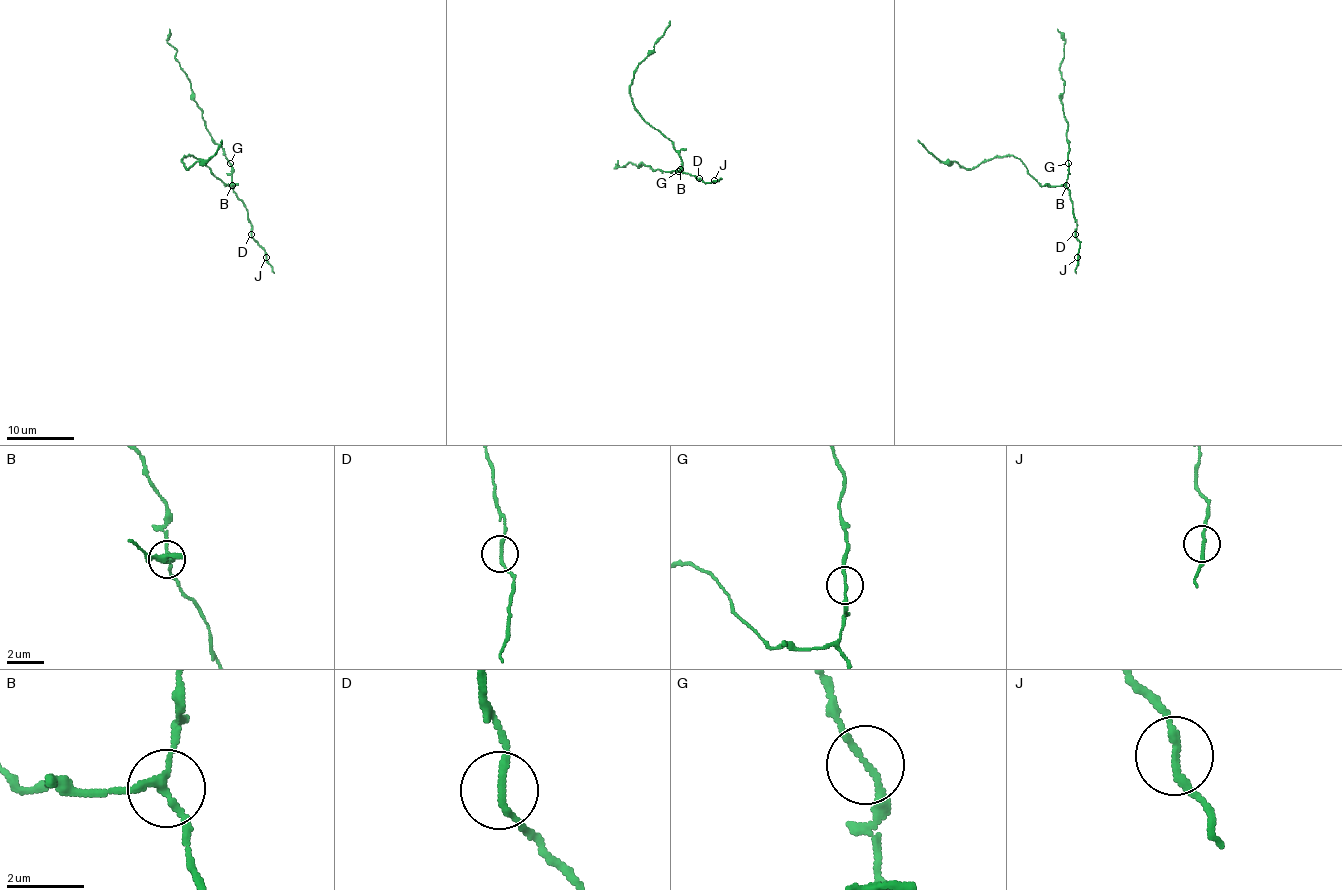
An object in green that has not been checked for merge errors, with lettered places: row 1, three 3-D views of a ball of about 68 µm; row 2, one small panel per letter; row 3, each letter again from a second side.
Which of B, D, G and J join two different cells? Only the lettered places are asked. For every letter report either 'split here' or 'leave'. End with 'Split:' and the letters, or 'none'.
B: leave
D: leave
G: leave
J: leave
Split: none

